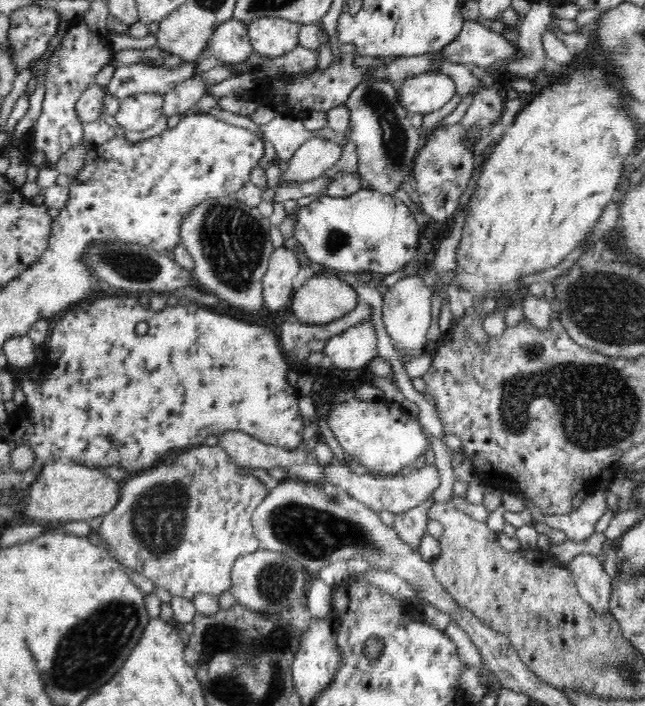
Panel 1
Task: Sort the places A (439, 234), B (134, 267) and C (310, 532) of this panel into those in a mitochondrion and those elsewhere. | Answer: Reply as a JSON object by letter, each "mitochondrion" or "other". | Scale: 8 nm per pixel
{"A":"other","B":"mitochondrion","C":"mitochondrion"}

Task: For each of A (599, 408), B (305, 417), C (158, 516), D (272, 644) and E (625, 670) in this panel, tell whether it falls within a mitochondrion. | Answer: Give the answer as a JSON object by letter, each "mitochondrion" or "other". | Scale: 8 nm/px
{"A":"mitochondrion","B":"other","C":"mitochondrion","D":"other","E":"mitochondrion"}

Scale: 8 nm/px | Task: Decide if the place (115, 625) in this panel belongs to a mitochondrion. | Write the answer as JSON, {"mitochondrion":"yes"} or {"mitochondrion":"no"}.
{"mitochondrion":"yes"}

